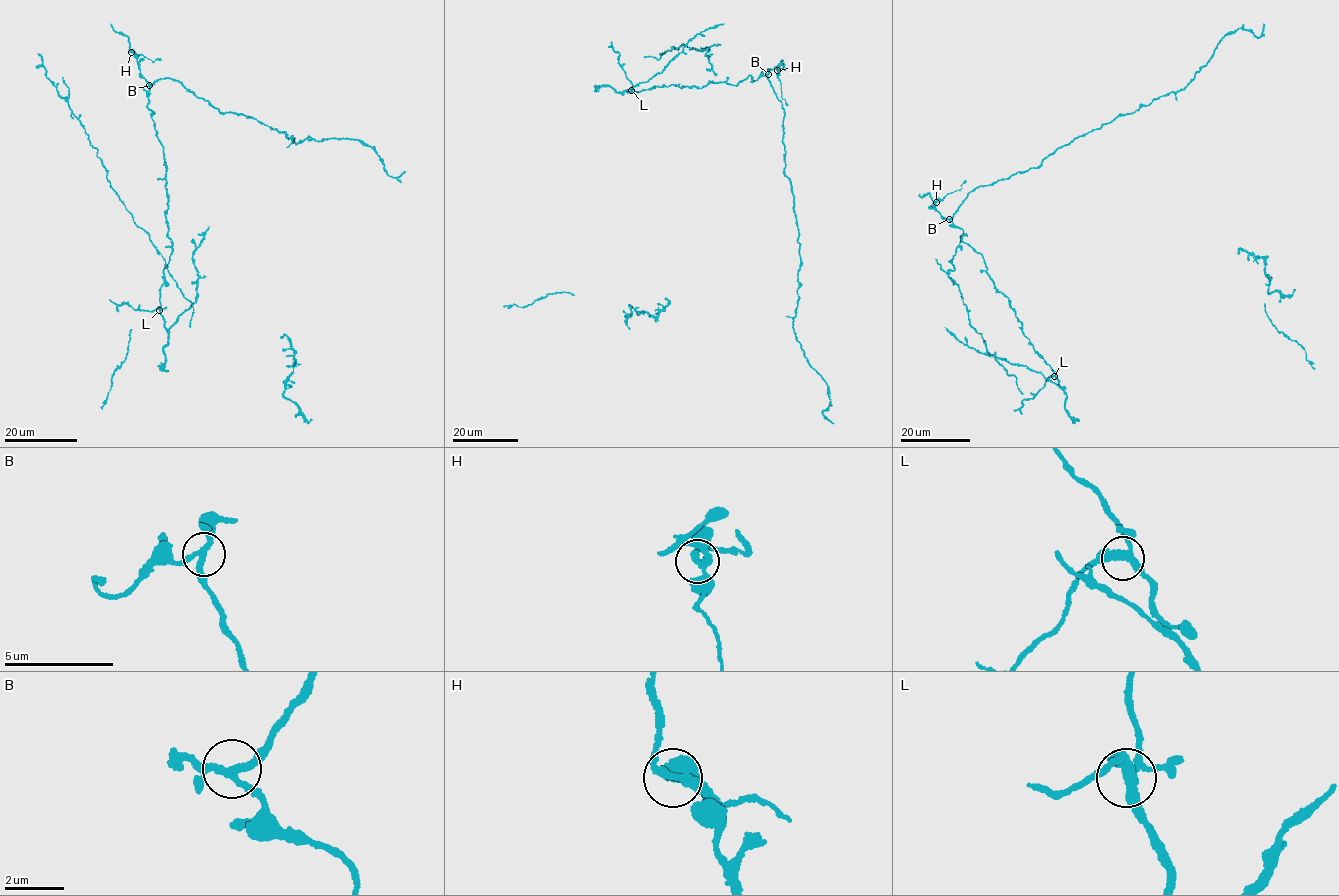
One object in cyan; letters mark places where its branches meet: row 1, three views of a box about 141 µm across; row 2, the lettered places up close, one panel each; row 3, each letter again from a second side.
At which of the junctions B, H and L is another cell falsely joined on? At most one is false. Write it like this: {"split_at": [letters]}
{"split_at": ["B"]}

